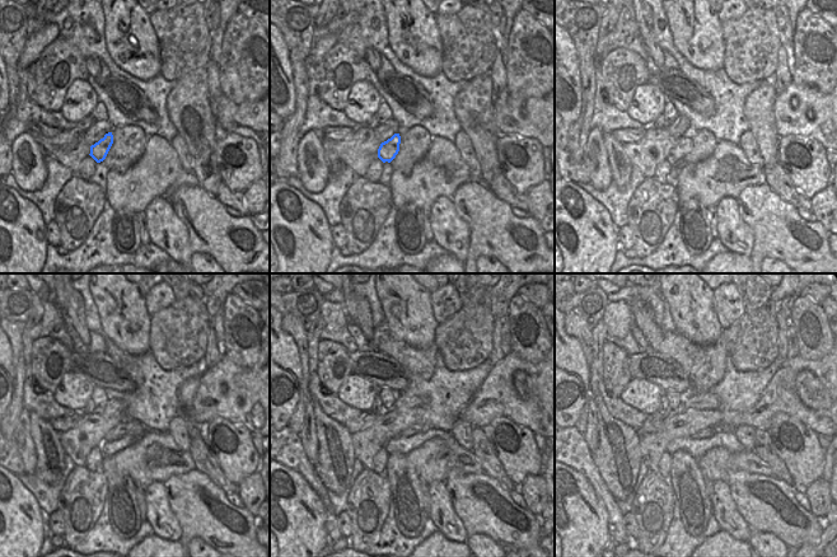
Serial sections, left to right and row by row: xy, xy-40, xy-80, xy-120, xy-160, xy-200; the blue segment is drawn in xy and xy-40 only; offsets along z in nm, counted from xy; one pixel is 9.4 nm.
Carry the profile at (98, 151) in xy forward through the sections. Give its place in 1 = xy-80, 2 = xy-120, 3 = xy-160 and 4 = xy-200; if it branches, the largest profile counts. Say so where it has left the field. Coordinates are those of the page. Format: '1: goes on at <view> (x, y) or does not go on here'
1: goes on at xy-80 (684, 145)
2: goes on at xy-120 (118, 431)
3: goes on at xy-160 (415, 429)
4: goes on at xy-200 (707, 433)

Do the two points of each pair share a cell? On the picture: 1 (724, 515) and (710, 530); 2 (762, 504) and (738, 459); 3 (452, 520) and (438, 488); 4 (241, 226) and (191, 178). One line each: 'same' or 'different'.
1: different
2: different
3: same
4: different

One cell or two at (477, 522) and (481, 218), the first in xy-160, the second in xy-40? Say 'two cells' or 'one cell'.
one cell

